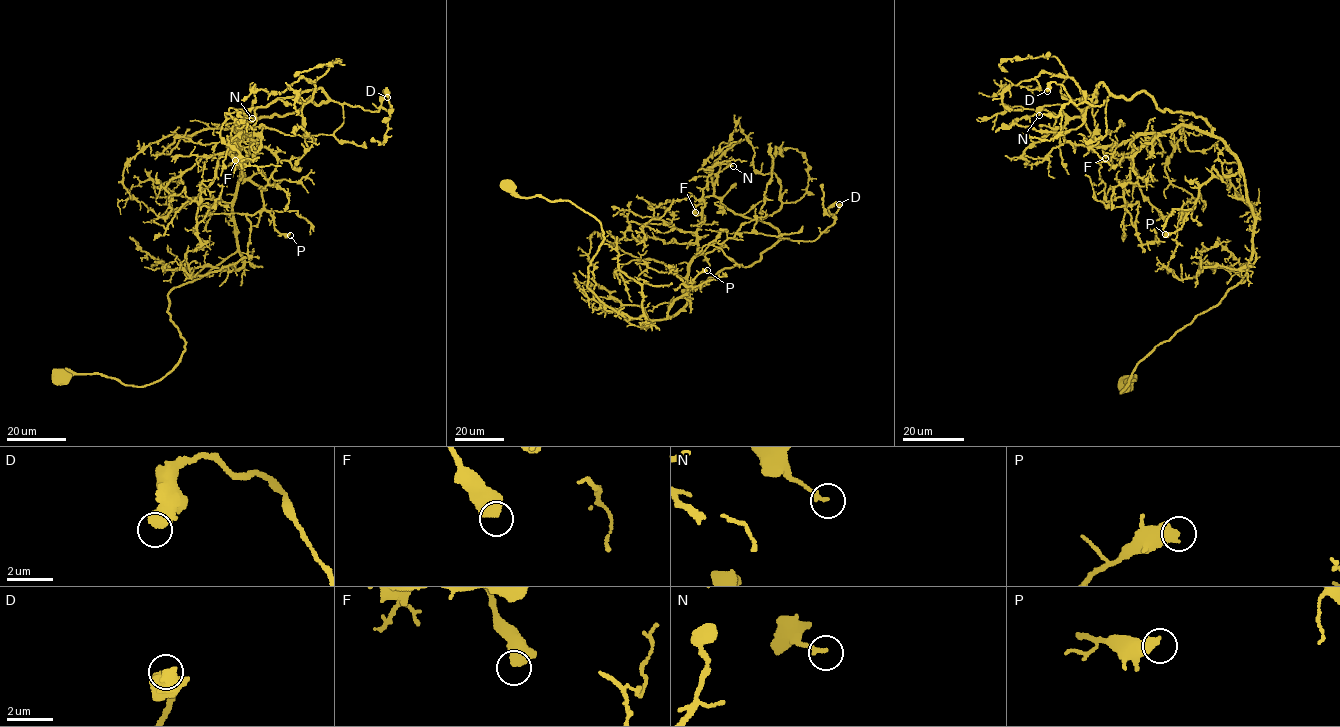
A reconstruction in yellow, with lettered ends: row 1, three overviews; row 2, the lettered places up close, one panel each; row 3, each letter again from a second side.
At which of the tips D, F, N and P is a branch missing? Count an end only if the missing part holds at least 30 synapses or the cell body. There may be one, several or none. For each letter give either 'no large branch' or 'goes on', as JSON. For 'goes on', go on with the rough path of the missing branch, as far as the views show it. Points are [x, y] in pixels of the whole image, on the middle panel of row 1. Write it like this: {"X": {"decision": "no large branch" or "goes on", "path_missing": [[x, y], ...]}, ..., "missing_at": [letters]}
{"D": {"decision": "no large branch"}, "F": {"decision": "goes on"}, "N": {"decision": "no large branch"}, "P": {"decision": "no large branch"}, "missing_at": ["F"]}

